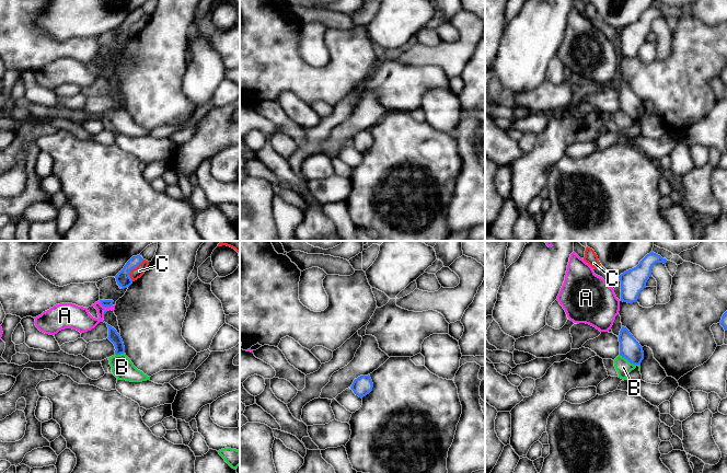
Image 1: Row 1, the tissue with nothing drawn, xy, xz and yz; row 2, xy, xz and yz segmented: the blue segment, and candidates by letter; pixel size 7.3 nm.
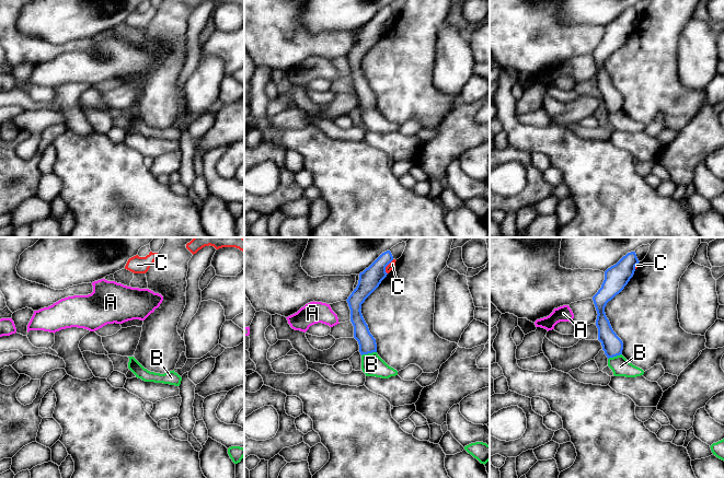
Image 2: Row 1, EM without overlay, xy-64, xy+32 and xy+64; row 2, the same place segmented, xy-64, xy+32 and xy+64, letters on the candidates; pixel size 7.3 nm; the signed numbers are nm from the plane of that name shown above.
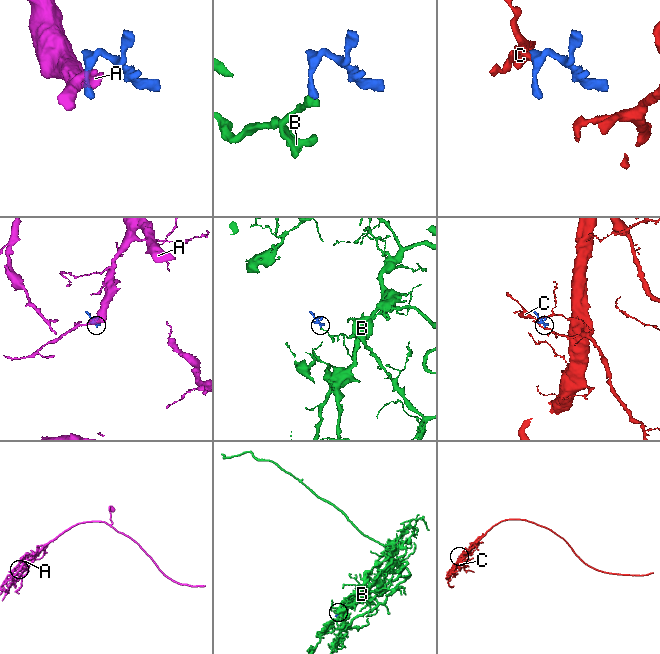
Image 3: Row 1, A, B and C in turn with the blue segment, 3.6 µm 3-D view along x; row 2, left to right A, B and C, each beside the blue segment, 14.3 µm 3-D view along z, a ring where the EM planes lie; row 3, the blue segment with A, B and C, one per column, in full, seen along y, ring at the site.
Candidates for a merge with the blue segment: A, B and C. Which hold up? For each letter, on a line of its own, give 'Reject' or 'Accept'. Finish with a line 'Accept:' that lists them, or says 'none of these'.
A: Reject
B: Reject
C: Reject
Accept: none of these

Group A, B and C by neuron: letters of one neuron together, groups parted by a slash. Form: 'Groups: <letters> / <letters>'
Groups: A / B / C

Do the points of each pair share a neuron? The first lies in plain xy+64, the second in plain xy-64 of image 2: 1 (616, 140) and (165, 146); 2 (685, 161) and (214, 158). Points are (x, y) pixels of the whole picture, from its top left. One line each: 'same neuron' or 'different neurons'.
1: same neuron
2: different neurons

